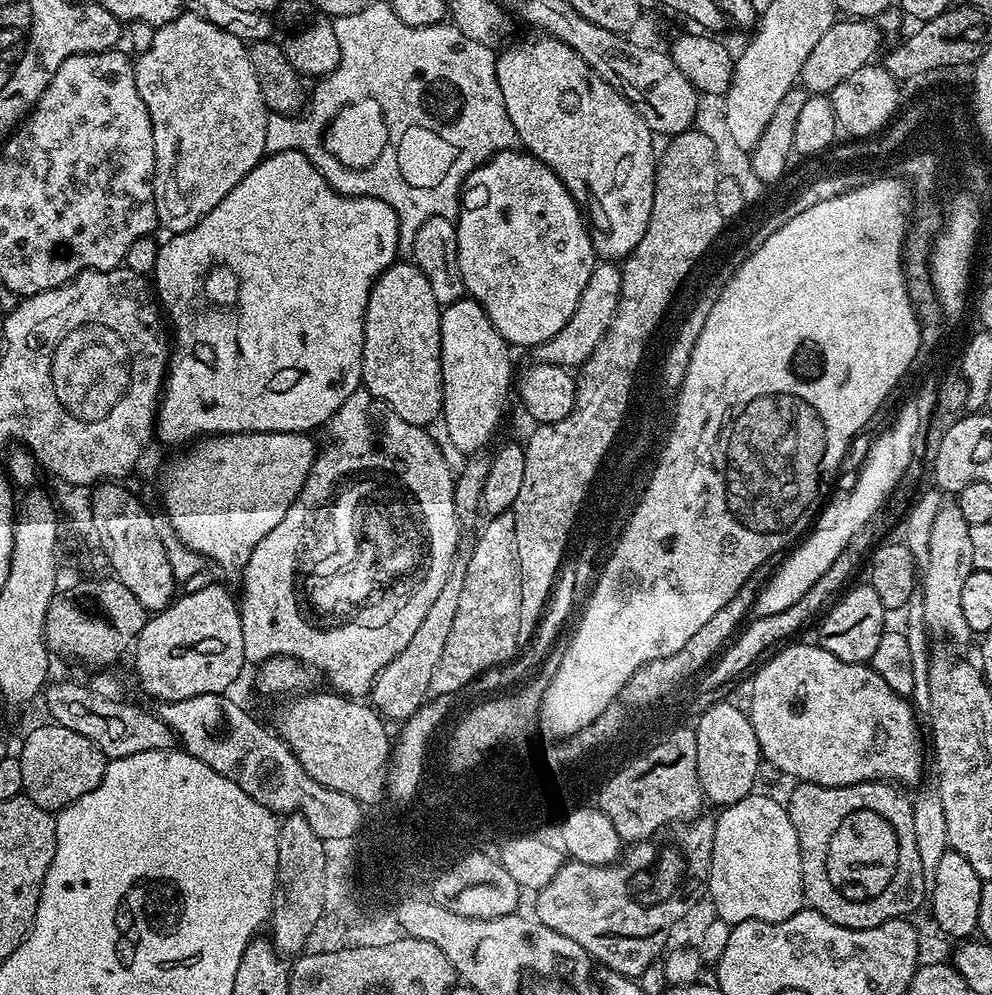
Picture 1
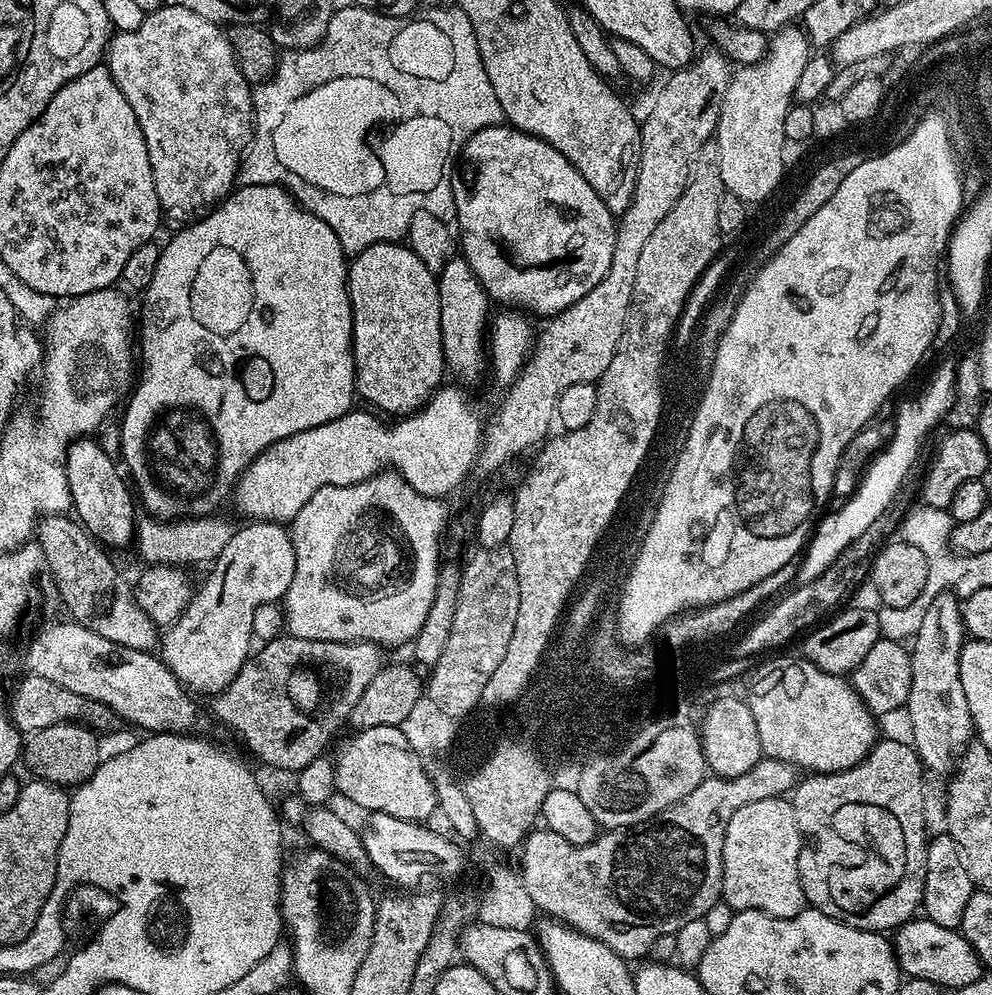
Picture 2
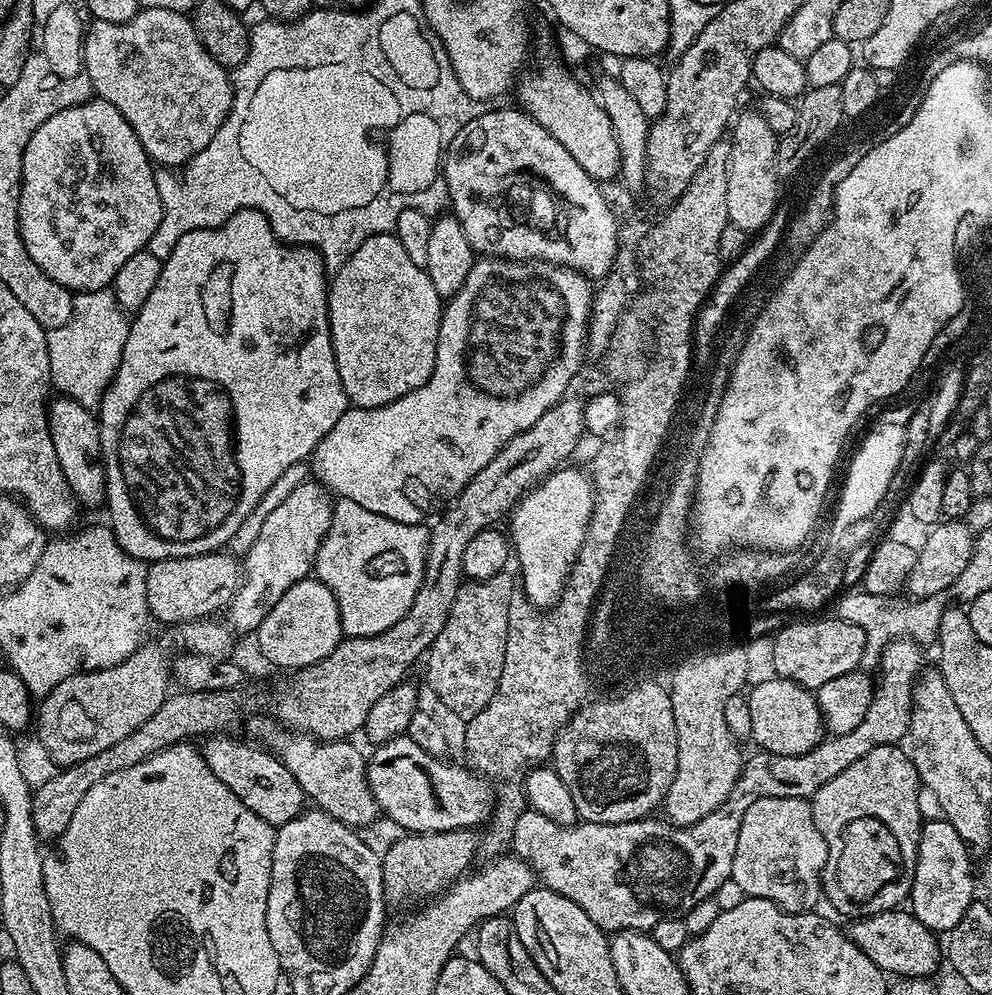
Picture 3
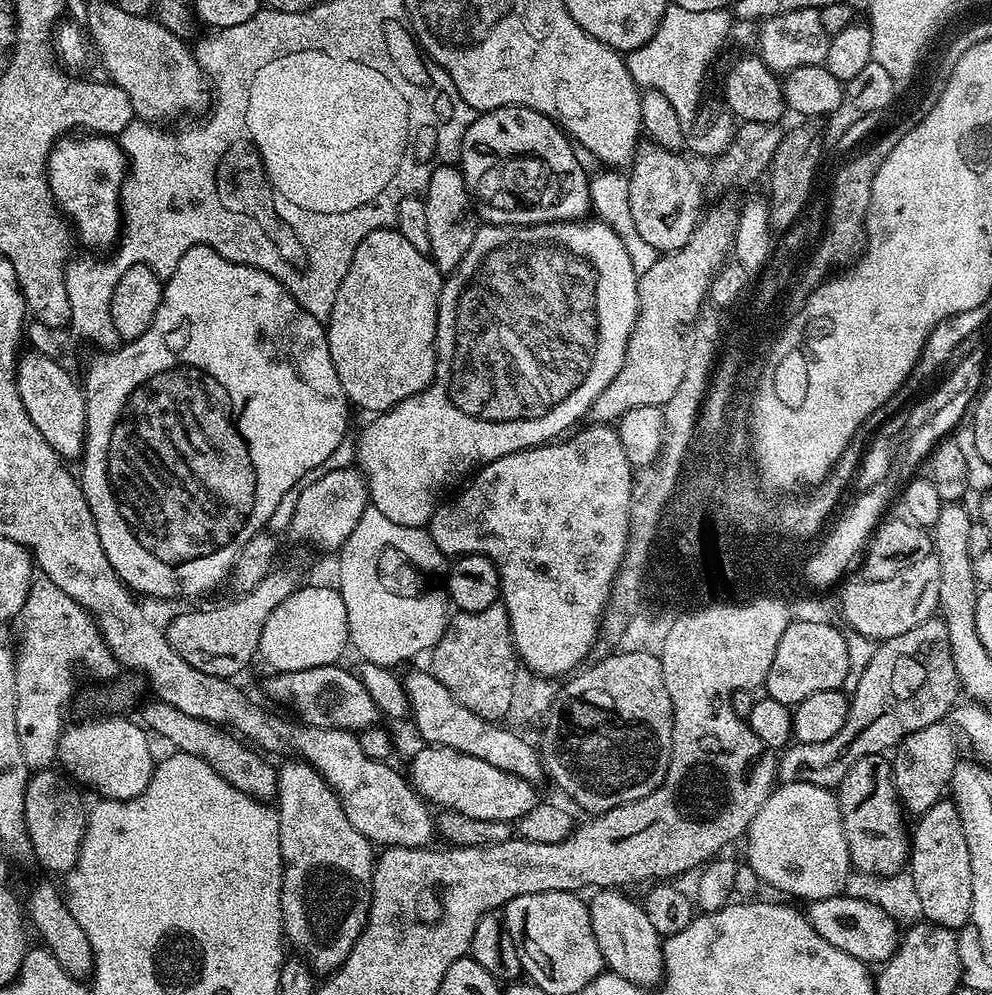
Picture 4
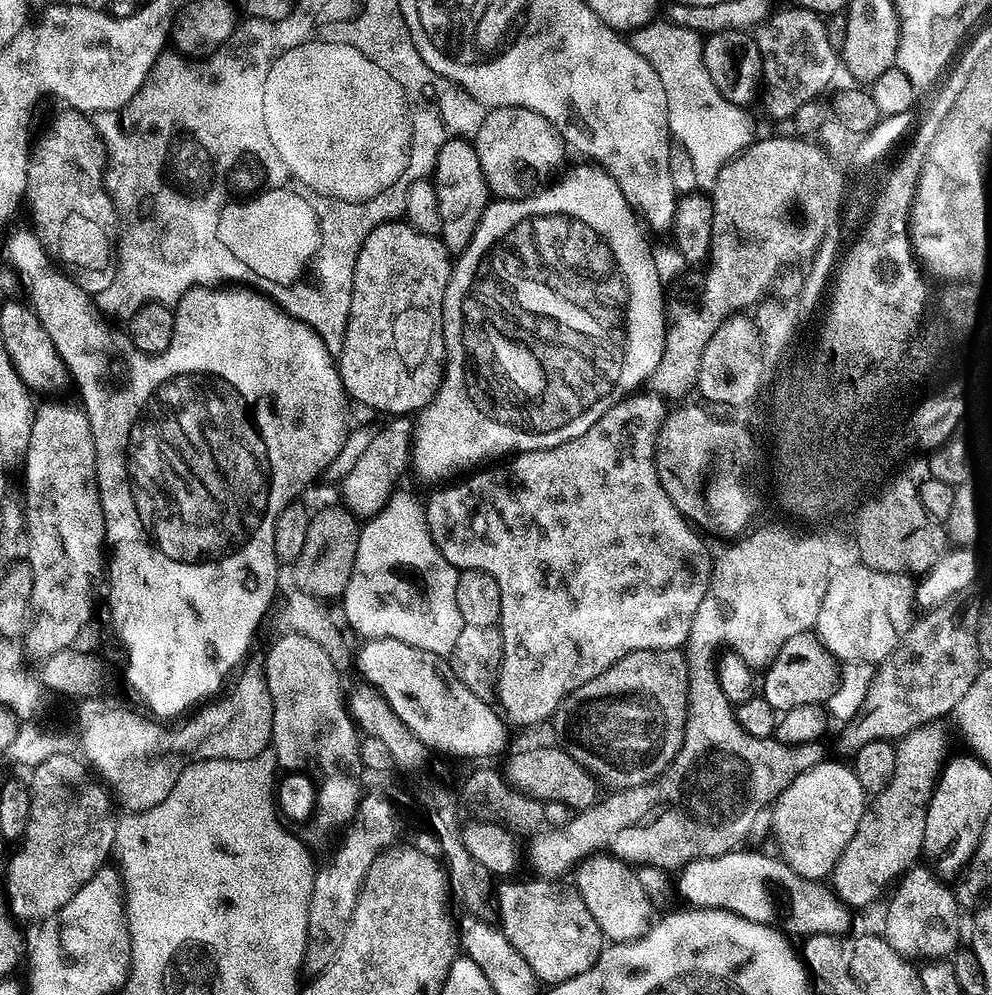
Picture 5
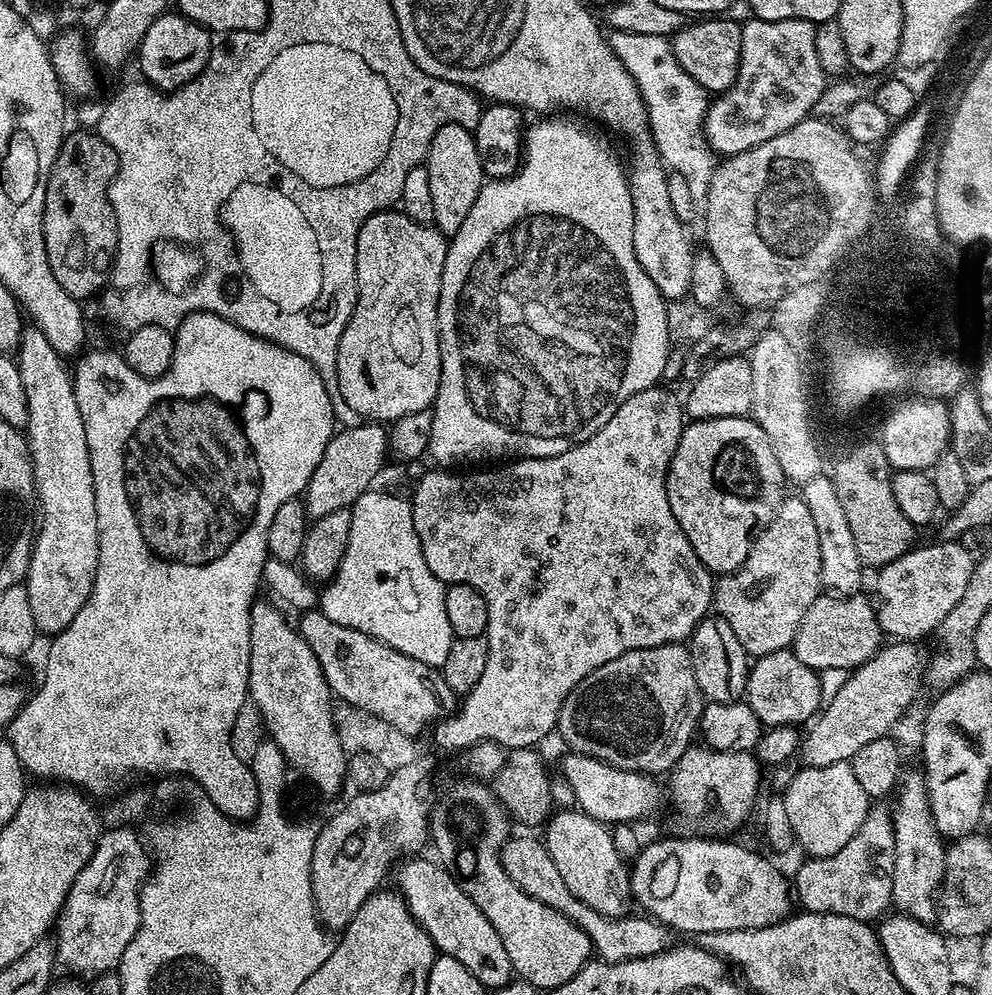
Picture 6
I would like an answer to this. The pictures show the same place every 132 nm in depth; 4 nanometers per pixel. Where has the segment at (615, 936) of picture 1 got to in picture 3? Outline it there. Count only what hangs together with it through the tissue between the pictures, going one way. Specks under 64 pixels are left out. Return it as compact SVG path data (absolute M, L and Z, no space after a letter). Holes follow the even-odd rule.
M915 639L891 640L880 653L880 680L878 676L870 710L866 710L866 718L862 718L862 722L858 722L850 734L821 739L819 744L806 750L806 754L753 751L753 756L749 755L745 759L730 798L726 798L726 802L718 806L714 814L706 814L706 818L698 822L681 826L664 818L645 818L617 824L559 824L546 818L546 814L525 810L521 812L512 831L511 851L531 866L543 887L562 894L562 898L570 898L570 902L578 902L578 906L582 906L582 910L586 910L590 919L606 934L648 932L664 917L683 917L703 900L713 899L718 888L731 877L734 850L738 846L738 830L746 810L750 810L754 802L762 798L808 800L818 790L822 790L830 778L838 778L846 766L858 762L862 754L870 754L870 750L878 746L899 745L900 739L909 735L912 727L912 691L925 667L924 652L925 649Z

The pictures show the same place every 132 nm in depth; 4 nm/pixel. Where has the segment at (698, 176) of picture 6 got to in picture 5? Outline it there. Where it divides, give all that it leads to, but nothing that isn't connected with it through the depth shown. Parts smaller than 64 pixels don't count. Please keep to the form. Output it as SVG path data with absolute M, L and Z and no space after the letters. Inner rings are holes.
M653 22L631 33L630 43L658 74L662 90L666 92L668 131L675 143L681 144L694 166L697 185L711 186L718 178L724 164L729 164L743 152L754 139L752 120L745 109L731 104L706 74L704 65L704 40L701 33L671 22Z

